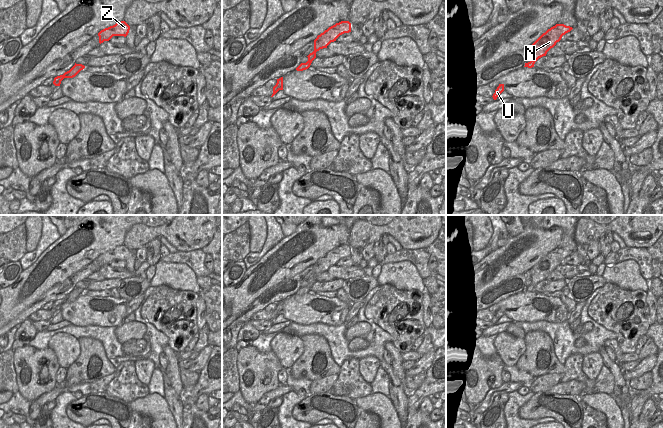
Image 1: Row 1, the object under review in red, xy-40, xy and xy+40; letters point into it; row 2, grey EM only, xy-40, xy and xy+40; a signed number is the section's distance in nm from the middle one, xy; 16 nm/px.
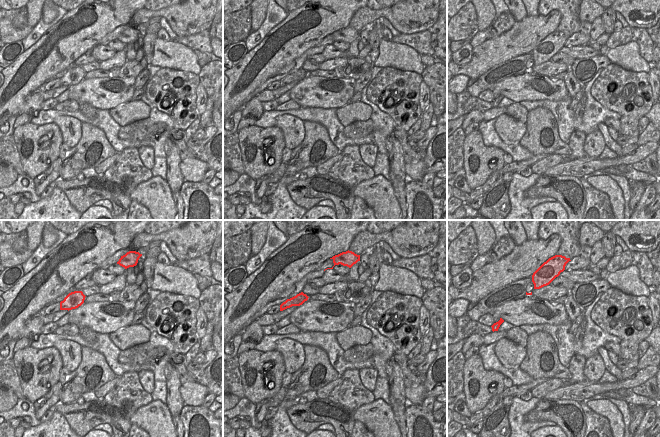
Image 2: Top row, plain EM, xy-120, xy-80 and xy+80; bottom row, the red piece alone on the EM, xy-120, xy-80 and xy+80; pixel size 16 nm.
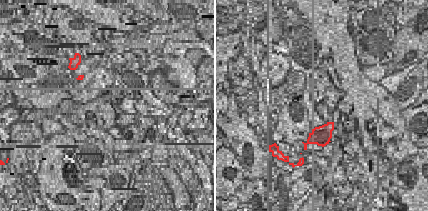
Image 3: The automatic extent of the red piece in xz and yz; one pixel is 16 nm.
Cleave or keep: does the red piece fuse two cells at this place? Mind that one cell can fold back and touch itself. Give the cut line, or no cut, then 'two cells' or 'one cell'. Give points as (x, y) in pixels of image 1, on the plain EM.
cut xy (307, 285), (310, 288); two cells

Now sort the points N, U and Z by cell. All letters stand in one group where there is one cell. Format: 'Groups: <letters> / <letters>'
Groups: N Z / U.

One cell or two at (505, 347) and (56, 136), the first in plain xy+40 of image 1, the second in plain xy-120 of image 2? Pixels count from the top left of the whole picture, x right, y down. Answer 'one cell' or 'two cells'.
two cells

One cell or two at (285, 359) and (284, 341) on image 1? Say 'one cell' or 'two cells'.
one cell

